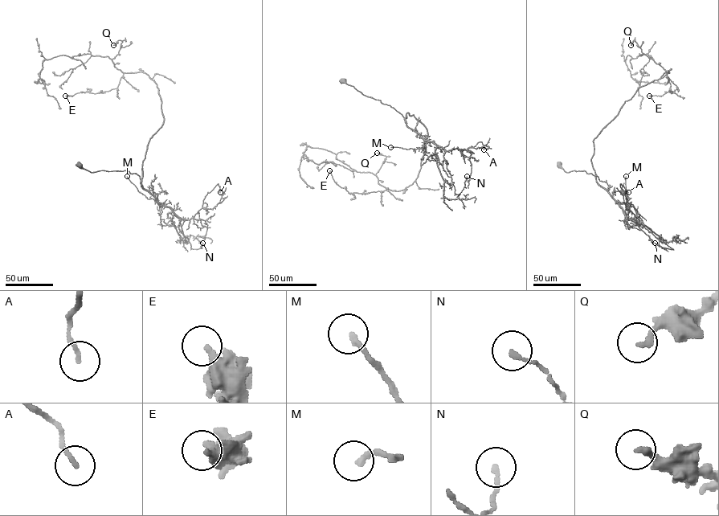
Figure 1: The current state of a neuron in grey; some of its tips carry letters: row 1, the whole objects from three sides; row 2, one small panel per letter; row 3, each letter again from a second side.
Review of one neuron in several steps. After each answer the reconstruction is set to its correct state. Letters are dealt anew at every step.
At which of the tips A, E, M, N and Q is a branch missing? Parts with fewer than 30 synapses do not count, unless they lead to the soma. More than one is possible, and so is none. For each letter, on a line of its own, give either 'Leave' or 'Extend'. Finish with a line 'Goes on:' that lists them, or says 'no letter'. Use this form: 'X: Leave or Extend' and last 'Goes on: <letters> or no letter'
A: Leave
E: Leave
M: Leave
N: Leave
Q: Leave
Goes on: no letter

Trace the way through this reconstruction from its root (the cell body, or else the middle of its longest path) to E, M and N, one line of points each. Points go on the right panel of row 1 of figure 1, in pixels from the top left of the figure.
E: (559, 165), (596, 179), (594, 139), (639, 88), (669, 72), (672, 93), (649, 96)
M: (559, 165), (566, 172), (584, 170), (591, 173), (618, 203), (627, 205), (626, 176)
N: (559, 165), (566, 172), (584, 170), (594, 175), (626, 217), (641, 223), (672, 249), (655, 243)

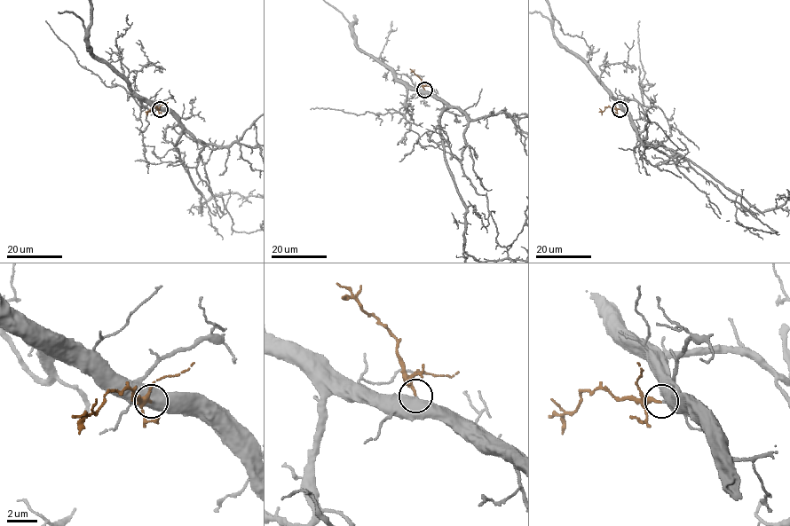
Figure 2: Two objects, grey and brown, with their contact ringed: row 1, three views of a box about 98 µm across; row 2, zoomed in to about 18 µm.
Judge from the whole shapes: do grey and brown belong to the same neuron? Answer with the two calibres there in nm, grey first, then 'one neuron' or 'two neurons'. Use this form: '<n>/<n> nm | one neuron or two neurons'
650/280 nm | one neuron

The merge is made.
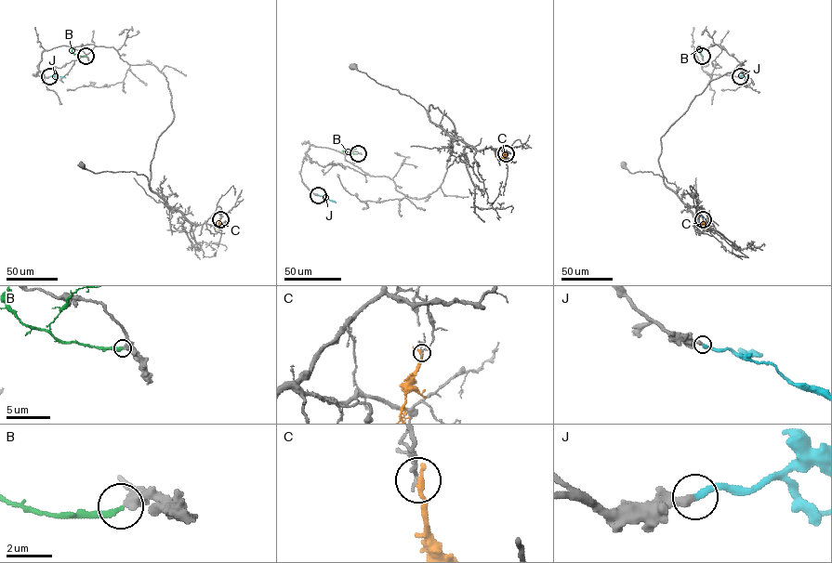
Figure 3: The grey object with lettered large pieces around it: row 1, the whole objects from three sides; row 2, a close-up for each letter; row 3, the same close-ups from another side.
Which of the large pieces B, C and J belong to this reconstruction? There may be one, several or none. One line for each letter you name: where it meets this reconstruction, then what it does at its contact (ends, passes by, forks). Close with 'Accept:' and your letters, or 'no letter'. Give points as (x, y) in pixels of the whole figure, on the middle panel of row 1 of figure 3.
J: contact (318, 195); it ends
Accept: J

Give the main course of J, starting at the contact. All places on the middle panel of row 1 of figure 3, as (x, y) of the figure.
J: (318, 195), (336, 202)

